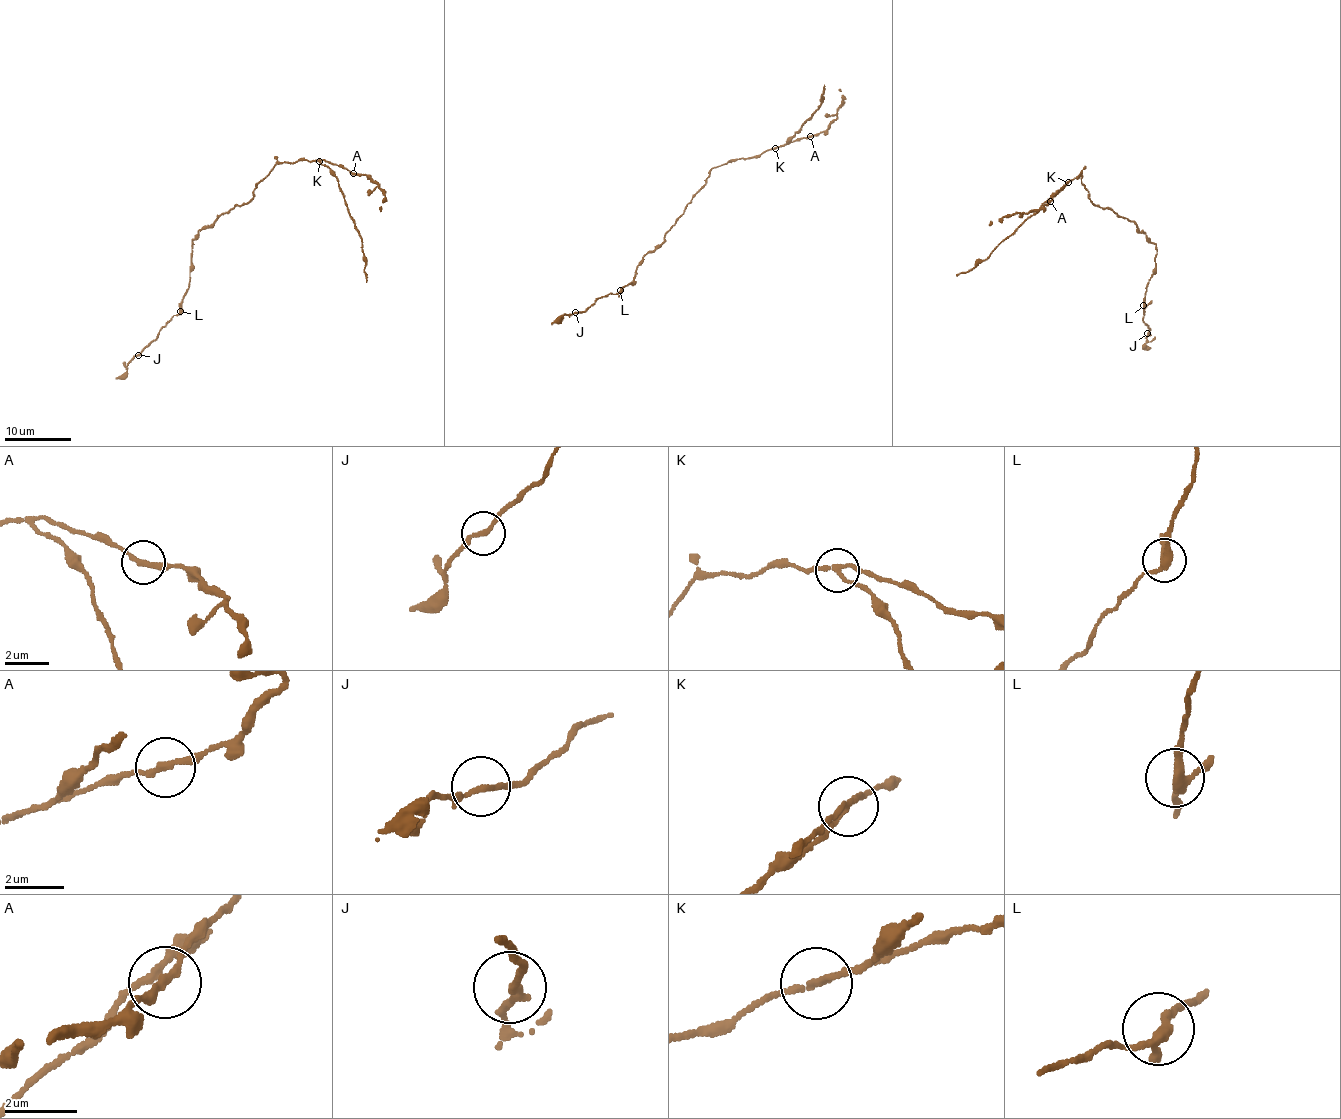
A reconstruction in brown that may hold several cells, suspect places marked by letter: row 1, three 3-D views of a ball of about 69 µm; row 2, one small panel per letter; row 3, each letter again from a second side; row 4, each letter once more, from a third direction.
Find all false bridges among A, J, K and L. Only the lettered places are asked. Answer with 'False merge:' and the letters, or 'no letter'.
False merge: K

